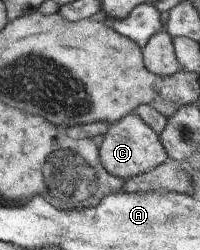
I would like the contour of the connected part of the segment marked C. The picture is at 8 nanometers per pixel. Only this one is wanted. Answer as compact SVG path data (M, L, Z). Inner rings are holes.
M133 113L126 115L121 120L109 125L109 129L103 134L103 140L98 150L99 164L110 176L123 180L129 179L149 172L169 160L157 135L137 115Z

